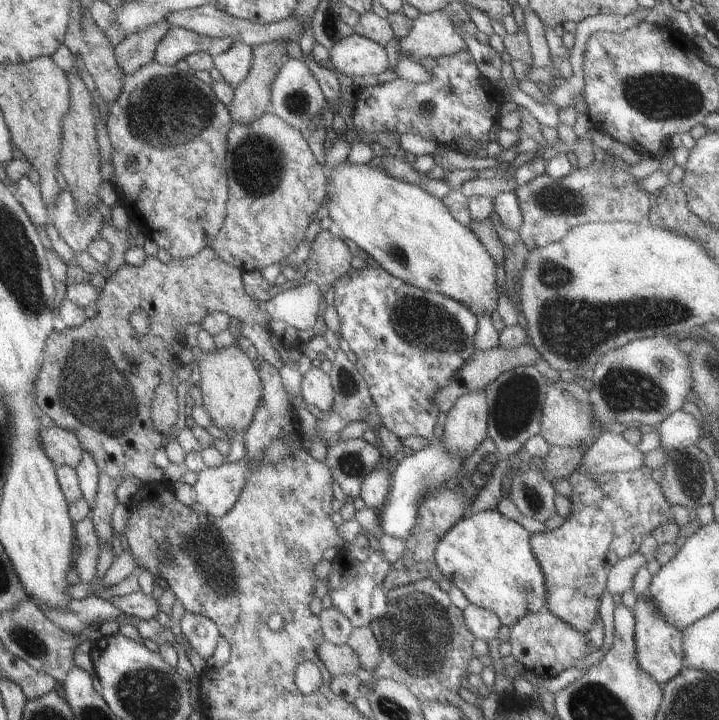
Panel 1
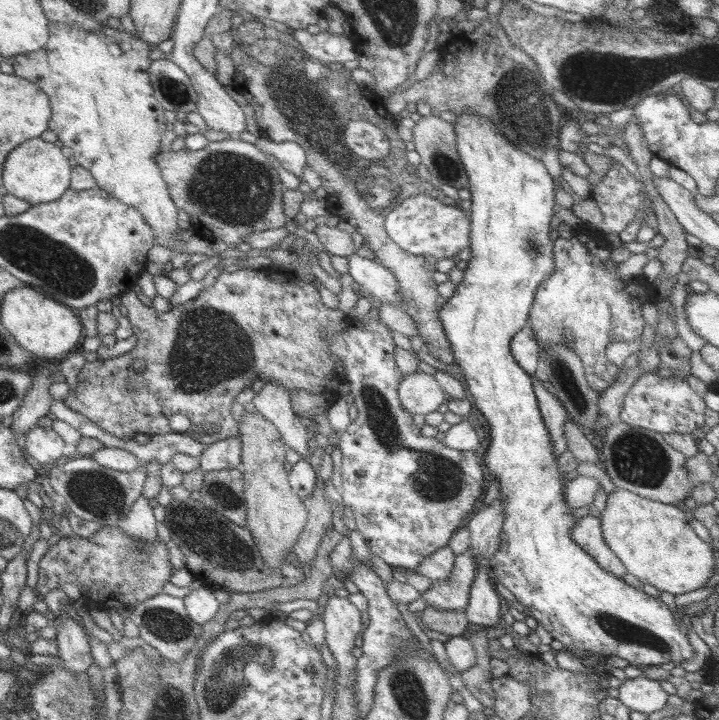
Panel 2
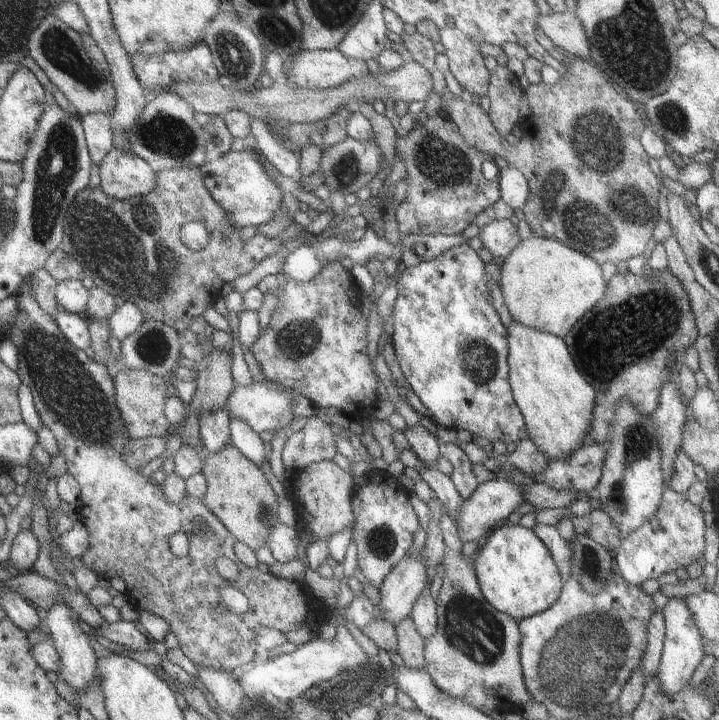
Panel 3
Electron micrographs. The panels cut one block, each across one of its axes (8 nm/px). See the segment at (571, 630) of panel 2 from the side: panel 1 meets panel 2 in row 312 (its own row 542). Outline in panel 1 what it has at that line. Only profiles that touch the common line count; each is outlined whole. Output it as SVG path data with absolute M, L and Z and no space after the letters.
M495 509L467 513L459 519L437 543L433 564L453 586L461 590L467 602L490 610L503 626L510 627L524 614L539 610L545 602L543 576L529 548L529 533L515 521L500 515Z

